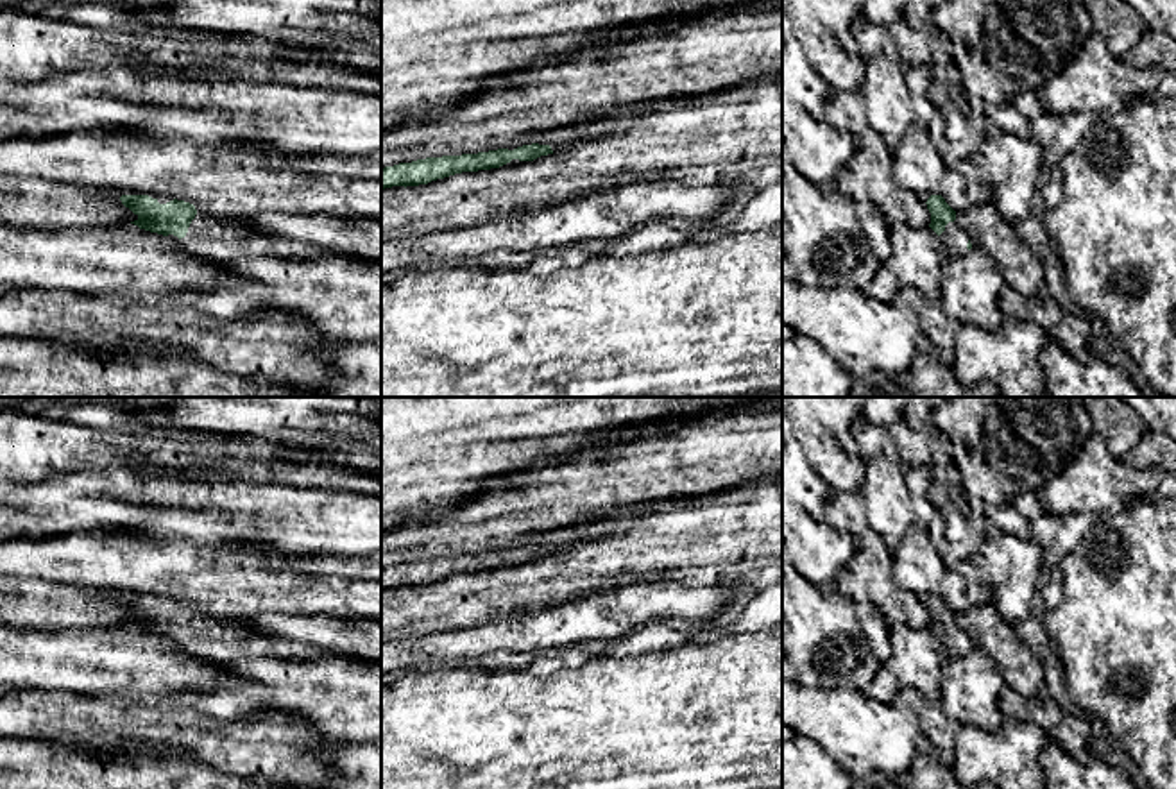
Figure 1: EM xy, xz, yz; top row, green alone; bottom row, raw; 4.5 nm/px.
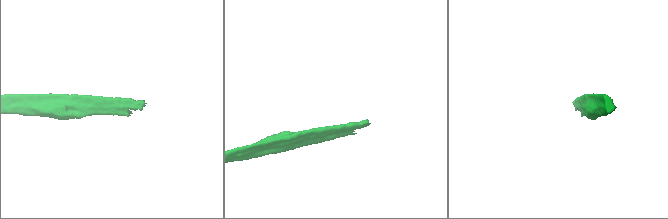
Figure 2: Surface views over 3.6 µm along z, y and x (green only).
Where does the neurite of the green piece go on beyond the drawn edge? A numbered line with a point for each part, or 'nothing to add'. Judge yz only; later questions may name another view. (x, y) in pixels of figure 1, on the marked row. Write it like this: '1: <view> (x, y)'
1: yz (954, 240)

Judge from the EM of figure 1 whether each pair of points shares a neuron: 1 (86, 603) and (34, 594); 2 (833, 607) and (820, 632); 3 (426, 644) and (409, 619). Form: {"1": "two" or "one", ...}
{"1": "one", "2": "one", "3": "two"}

